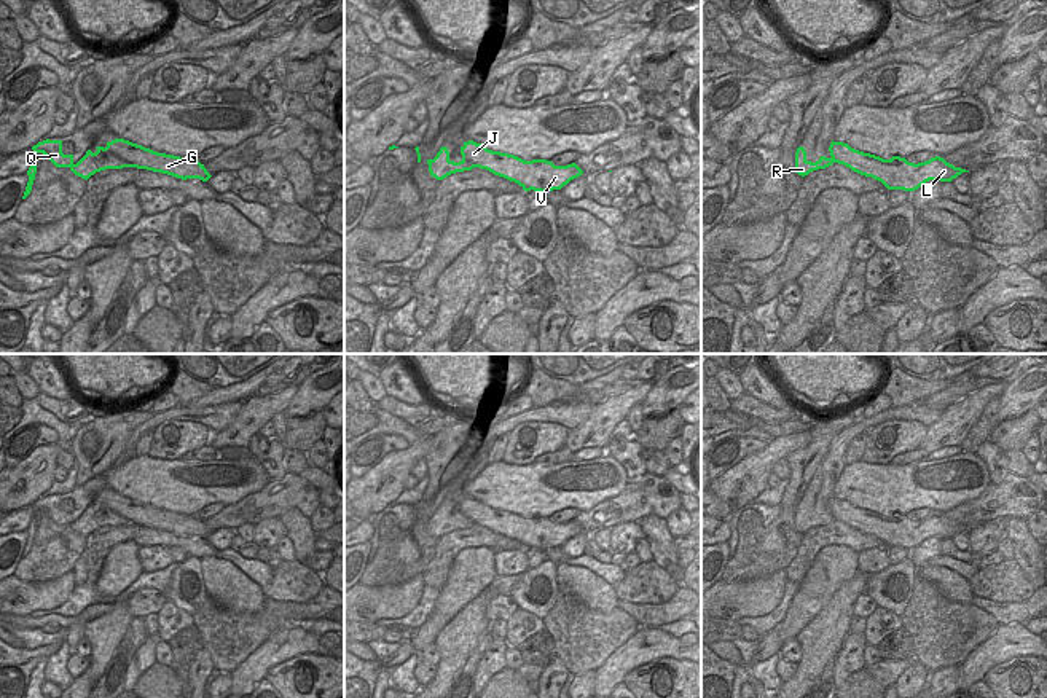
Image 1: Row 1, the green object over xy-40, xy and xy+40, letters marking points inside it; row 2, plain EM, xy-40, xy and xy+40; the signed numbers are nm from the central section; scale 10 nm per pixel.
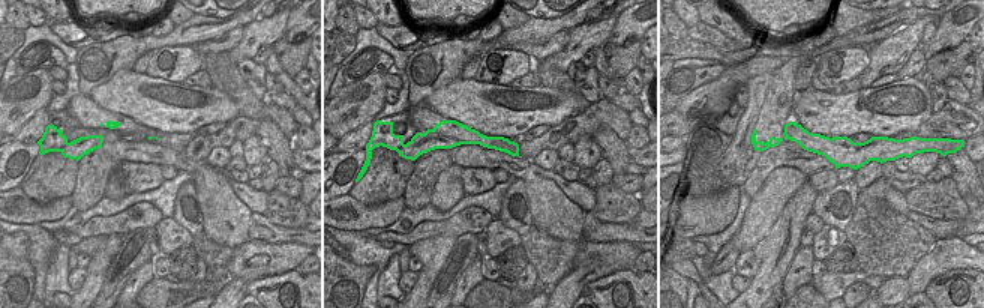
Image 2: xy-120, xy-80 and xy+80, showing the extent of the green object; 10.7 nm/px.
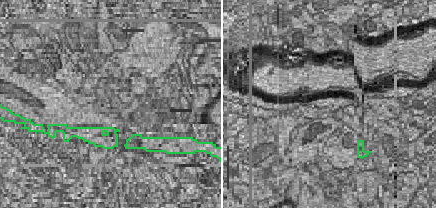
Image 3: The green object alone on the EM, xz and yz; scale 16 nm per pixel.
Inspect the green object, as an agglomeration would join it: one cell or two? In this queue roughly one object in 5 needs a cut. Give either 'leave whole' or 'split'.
leave whole

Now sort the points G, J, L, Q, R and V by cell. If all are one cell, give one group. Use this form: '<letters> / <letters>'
G J L Q R V

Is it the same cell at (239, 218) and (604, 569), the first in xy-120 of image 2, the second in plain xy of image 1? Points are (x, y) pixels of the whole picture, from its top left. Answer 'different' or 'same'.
different

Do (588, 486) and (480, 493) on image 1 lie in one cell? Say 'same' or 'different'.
different

